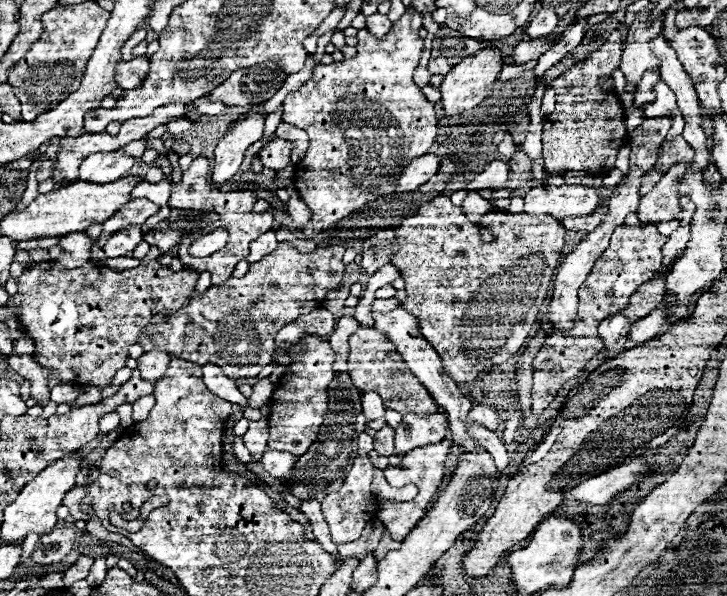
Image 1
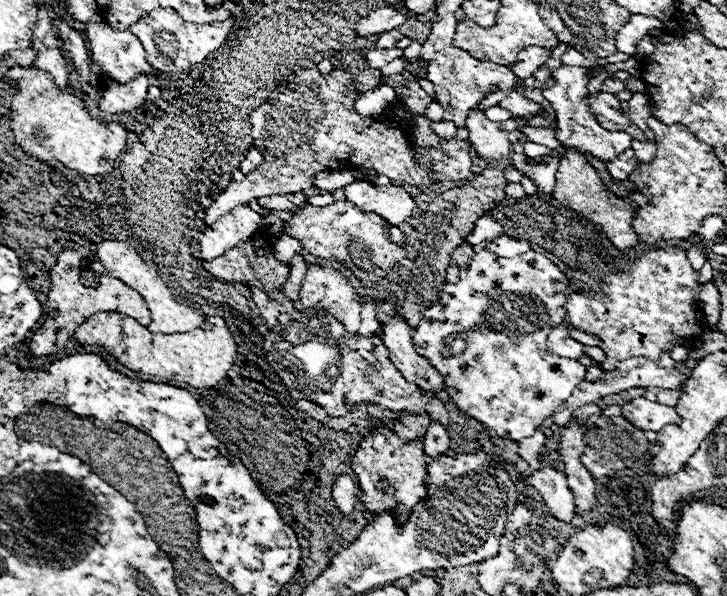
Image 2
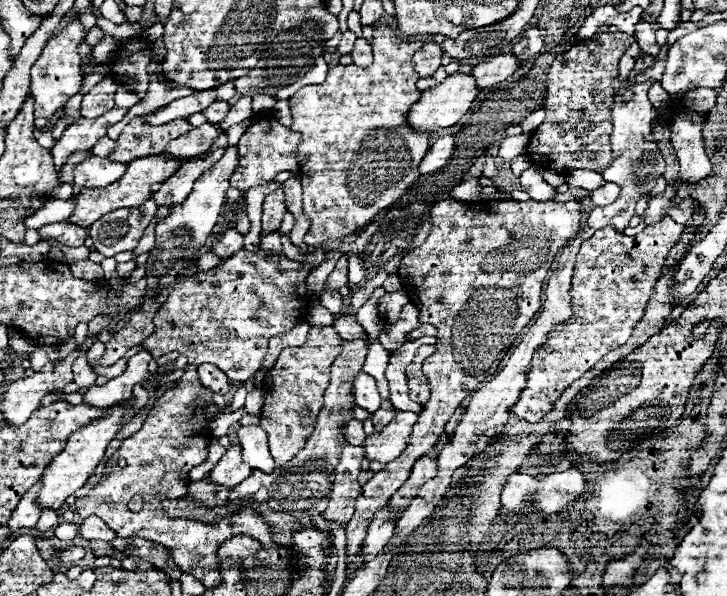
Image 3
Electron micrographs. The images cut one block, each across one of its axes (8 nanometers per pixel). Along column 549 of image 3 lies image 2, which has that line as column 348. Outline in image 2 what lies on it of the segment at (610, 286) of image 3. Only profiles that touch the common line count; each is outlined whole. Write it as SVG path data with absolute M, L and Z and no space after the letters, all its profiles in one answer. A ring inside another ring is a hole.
M304 310L304 312L288 312L282 314L278 324L264 336L264 350L268 354L268 362L272 362L272 368L276 374L280 374L280 380L284 382L286 390L292 392L294 398L314 402L324 408L328 416L344 416L358 404L378 404L386 410L406 410L410 414L428 414L430 420L440 422L446 430L450 428L450 416L444 404L438 398L424 396L420 388L412 382L406 382L406 378L398 372L398 368L388 358L388 350L382 344L382 340L372 334L368 338L354 336L350 338L344 330L344 326L332 316L324 314L324 310Z

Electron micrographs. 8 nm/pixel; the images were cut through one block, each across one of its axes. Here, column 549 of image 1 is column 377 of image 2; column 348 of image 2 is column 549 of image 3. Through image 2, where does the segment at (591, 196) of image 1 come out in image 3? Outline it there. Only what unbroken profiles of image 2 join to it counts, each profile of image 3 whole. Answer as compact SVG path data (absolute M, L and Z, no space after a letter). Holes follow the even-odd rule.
M528 168L522 172L520 176L520 184L524 186L524 190L530 194L532 200L536 202L550 202L554 200L554 196L558 194L554 186L550 186L542 174L540 174L540 168Z

